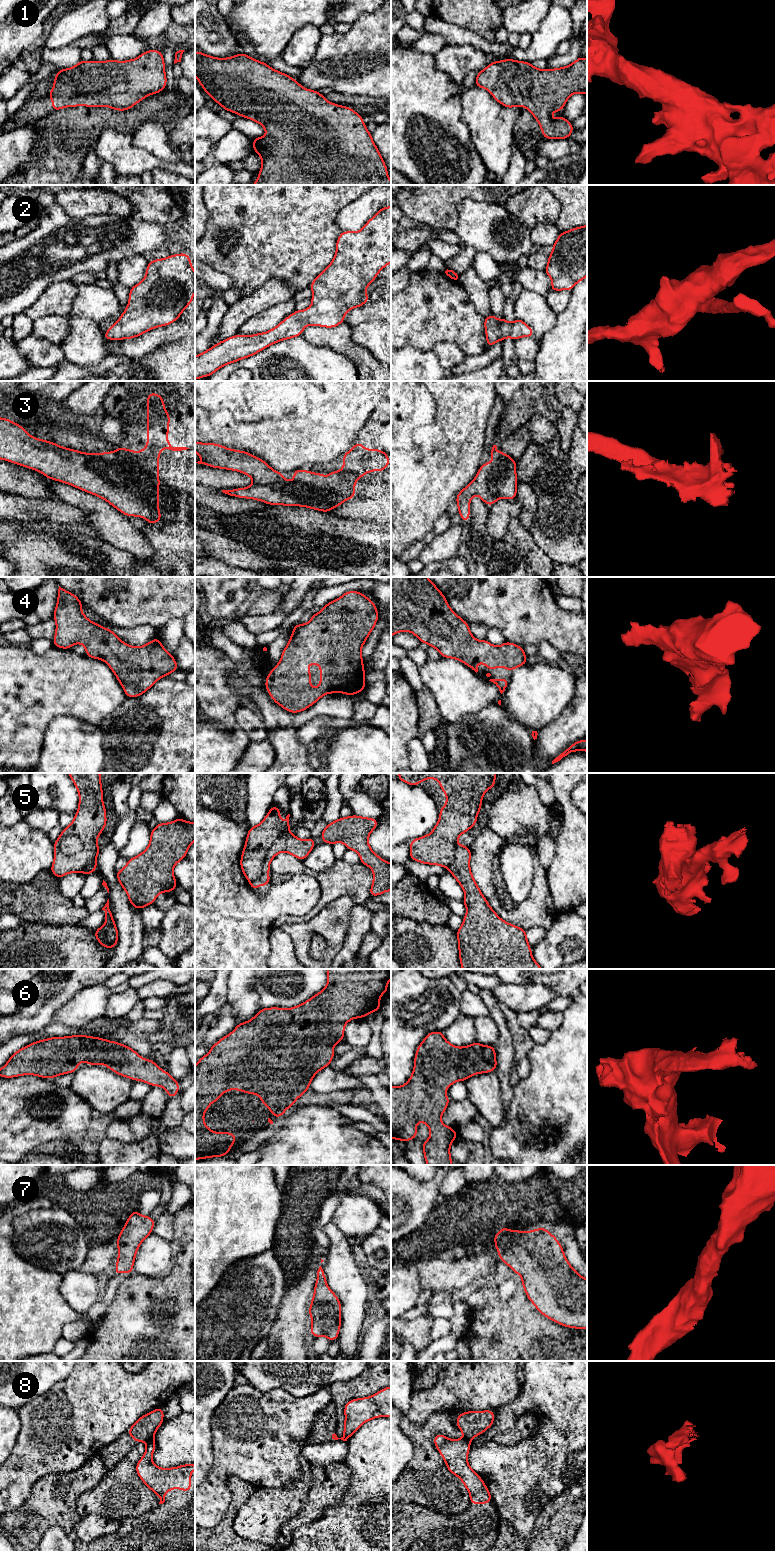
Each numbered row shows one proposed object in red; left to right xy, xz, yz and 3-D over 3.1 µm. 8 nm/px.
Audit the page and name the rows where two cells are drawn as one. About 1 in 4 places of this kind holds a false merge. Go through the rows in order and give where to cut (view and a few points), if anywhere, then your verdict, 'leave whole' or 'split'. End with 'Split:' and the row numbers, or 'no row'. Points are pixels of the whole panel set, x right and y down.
1: no cut; leave whole
2: no cut; leave whole
3: no cut; leave whole
4: no cut; leave whole
5: cut in xz along (288, 831), (281, 834), (268, 849), (262, 873), (251, 882); split
6: no cut; leave whole
7: no cut; leave whole
8: cut in xy along (153, 1437), (147, 1441); split
Split: 5, 8

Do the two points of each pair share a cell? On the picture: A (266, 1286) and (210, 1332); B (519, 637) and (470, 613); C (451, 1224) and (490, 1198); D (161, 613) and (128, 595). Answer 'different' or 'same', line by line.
A: same
B: same
C: same
D: same

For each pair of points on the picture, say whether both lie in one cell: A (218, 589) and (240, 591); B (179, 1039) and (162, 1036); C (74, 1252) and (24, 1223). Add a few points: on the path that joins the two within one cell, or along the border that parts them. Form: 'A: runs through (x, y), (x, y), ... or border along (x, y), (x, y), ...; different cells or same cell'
A: runs through (223, 589), (235, 589); same cell
B: runs through (175, 1037), (166, 1036); same cell
C: runs through (62, 1247), (53, 1240), (36, 1234); same cell

